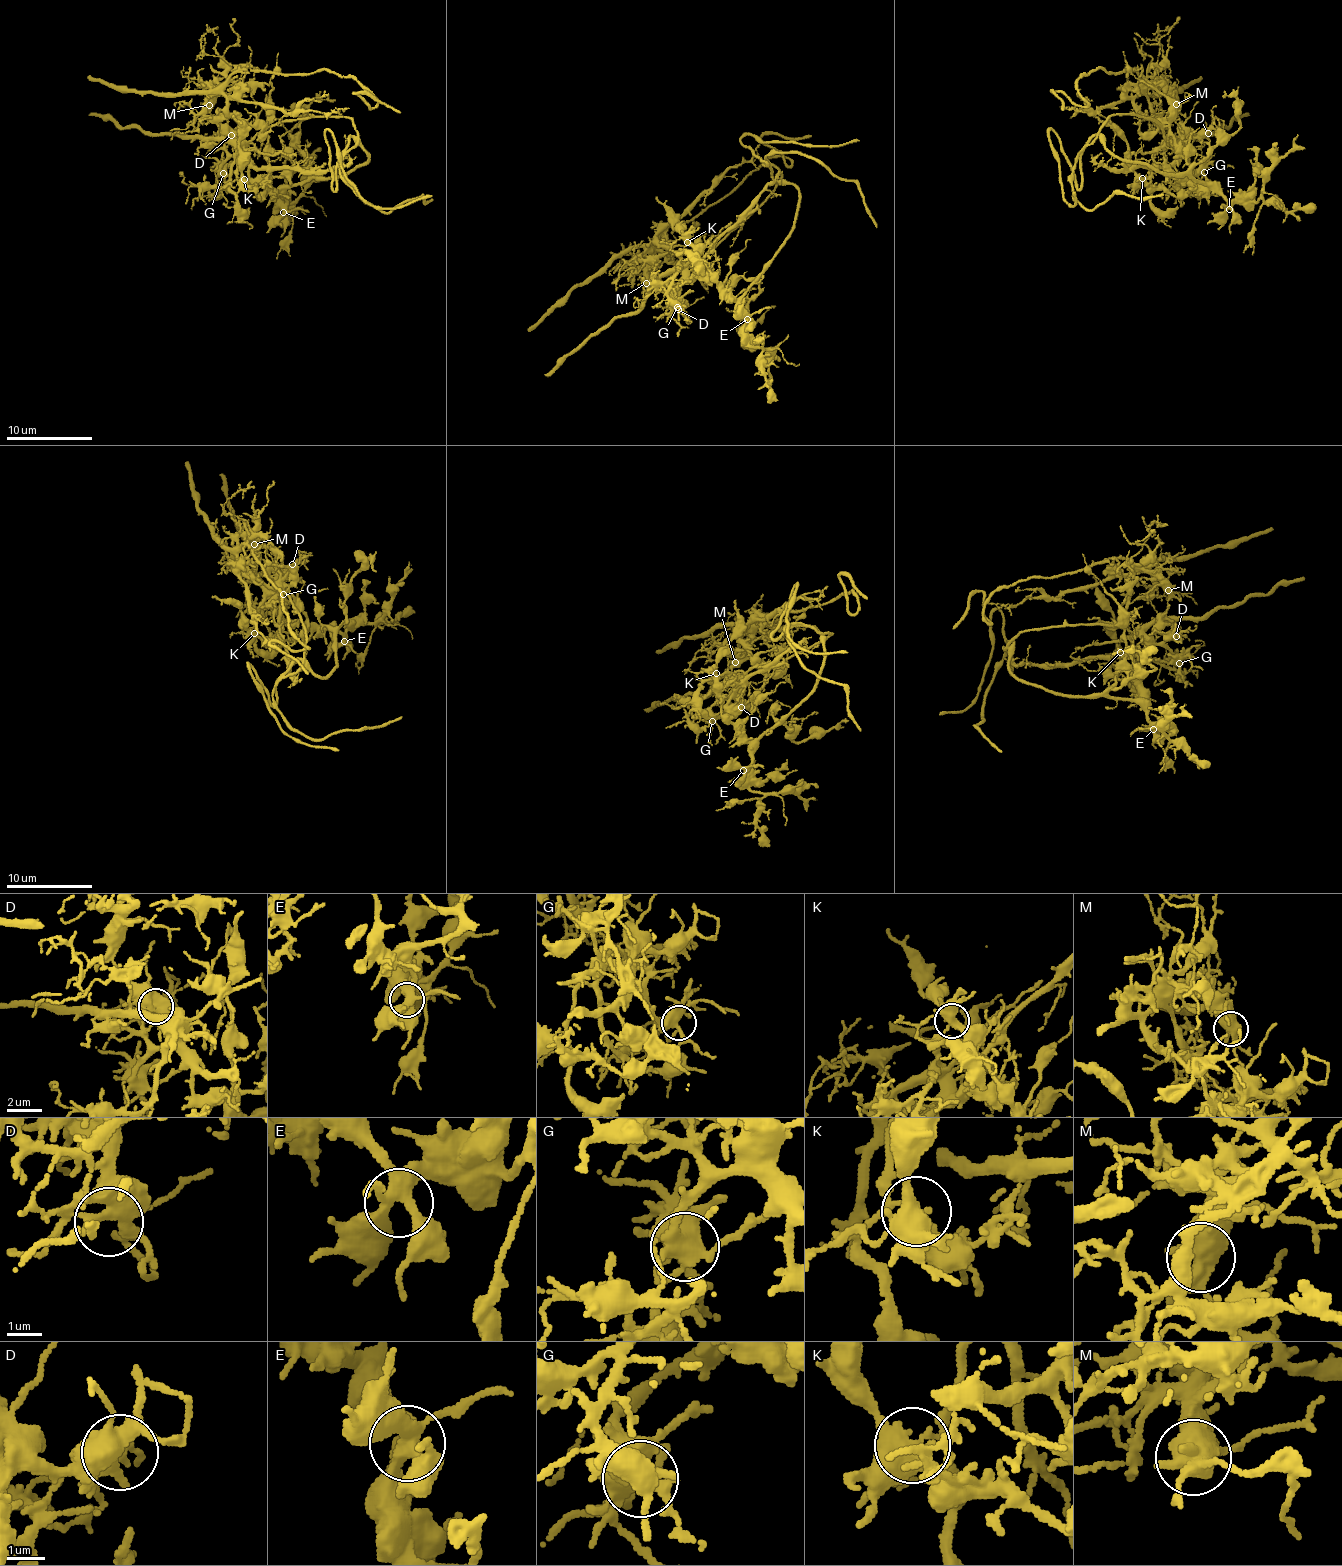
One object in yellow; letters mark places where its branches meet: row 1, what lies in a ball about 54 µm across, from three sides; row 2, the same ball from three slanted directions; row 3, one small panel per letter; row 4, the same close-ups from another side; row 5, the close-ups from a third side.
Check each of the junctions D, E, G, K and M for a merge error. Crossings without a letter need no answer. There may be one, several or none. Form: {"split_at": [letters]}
{"split_at": ["K", "M"]}

